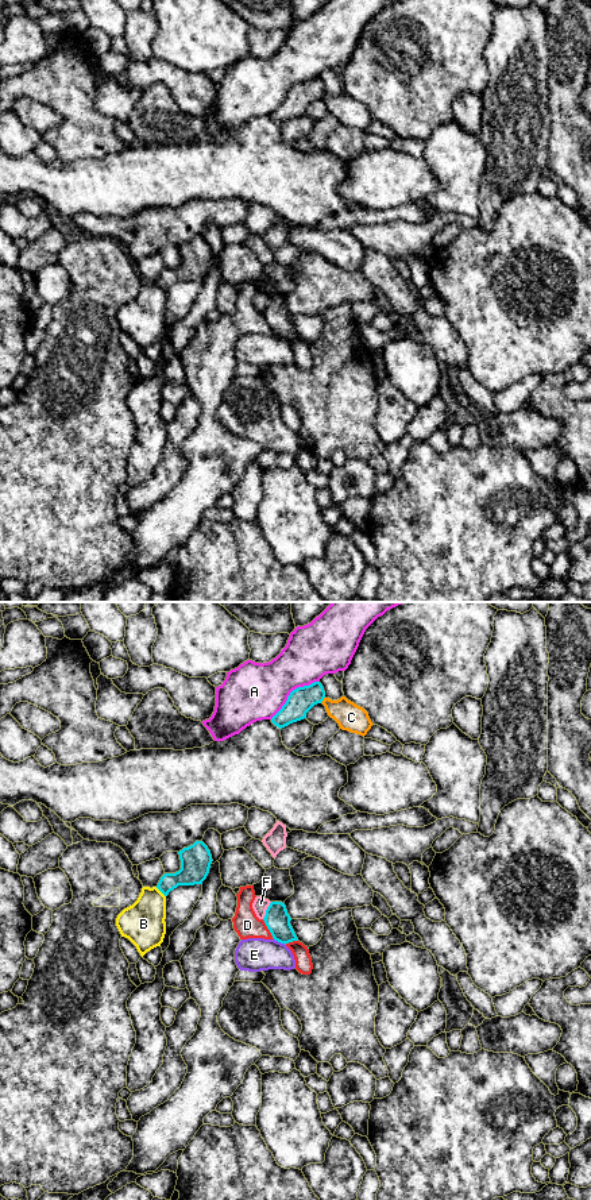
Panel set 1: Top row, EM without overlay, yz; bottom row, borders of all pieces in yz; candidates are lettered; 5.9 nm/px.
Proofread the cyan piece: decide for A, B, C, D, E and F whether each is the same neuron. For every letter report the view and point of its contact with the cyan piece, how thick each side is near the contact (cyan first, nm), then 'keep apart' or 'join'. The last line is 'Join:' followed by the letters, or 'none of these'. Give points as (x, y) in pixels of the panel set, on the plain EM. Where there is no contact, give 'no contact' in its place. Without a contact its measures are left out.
A: yz (292, 87) | 150/340 nm | keep apart
B: yz (161, 286) | 180/260 nm | keep apart
C: yz (323, 95) | 150/160 nm | keep apart
D: yz (267, 323) | 150/160 nm | keep apart
E: yz (279, 336) | 150/200 nm | keep apart
F: yz (266, 305) | 150/90 nm | keep apart
Join: none of these

